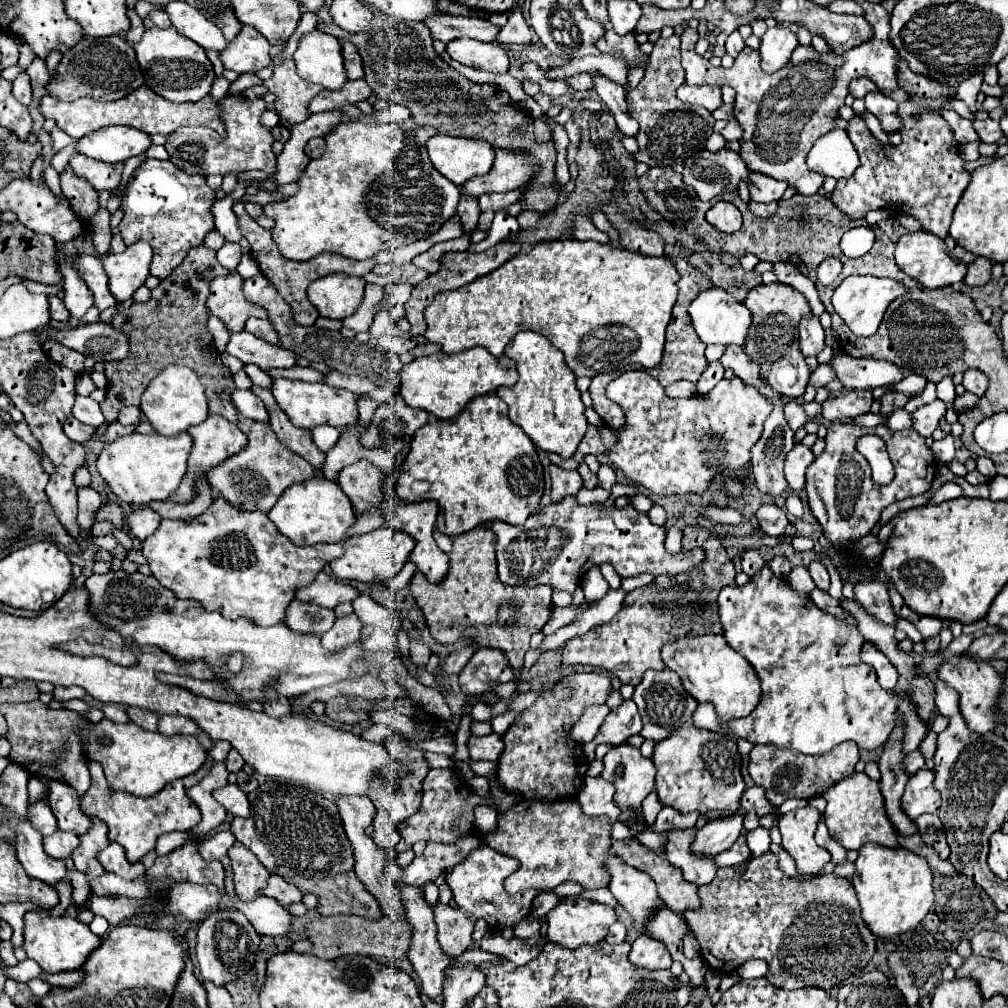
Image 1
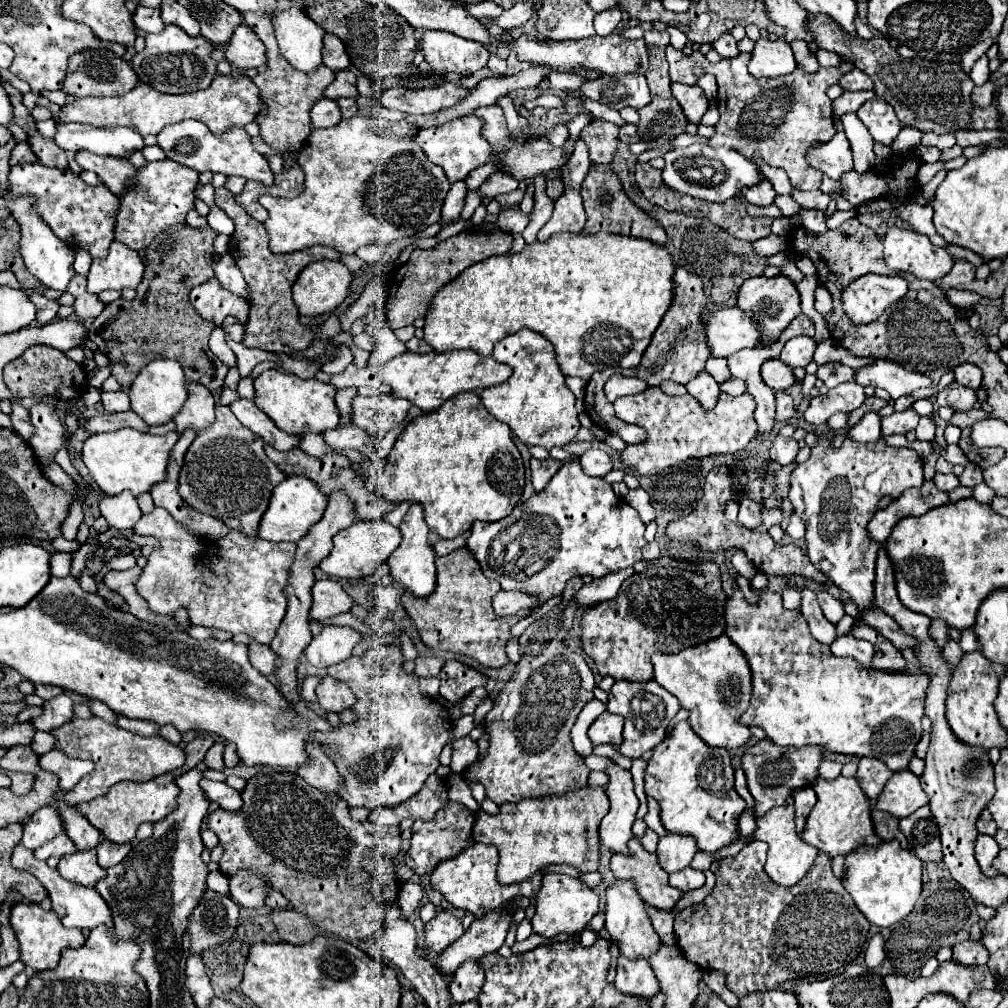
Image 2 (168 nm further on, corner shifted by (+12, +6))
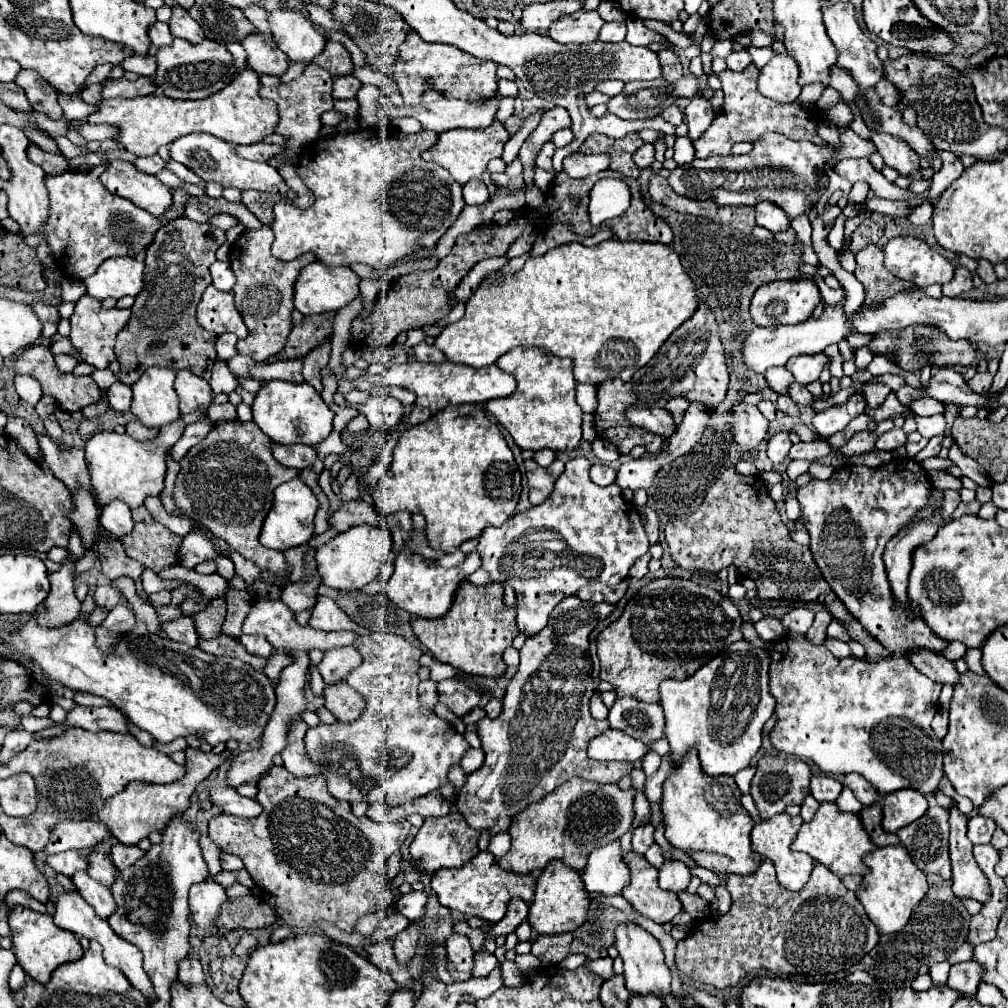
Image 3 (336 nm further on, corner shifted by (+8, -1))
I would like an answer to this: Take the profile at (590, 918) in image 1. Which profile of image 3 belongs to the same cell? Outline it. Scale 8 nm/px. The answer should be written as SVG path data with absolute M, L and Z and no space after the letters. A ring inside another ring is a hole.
M552 861L542 871L542 875L536 879L536 897L530 905L528 923L538 935L558 935L578 929L582 923L586 923L590 913L588 895L584 895L584 887L580 887L580 873L574 869L568 869L562 861Z

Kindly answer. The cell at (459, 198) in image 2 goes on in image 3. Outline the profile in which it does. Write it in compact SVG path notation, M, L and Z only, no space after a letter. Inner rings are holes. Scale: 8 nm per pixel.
M470 179L462 189L464 189L464 201L466 201L466 205L484 203L490 197L482 179Z

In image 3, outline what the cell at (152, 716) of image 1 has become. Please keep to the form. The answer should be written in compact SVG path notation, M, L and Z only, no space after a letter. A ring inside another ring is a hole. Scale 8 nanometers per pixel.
M76 693L74 695L74 701L78 705L84 705L84 707L102 707L102 705L110 705L108 701L104 701L102 697L94 697L90 693Z

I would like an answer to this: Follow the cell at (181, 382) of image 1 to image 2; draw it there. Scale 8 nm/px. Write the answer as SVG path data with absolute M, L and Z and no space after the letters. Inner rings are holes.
M152 360L148 366L140 370L134 384L130 386L130 404L132 412L136 412L146 424L158 426L166 424L174 418L174 414L182 408L186 400L186 386L184 386L184 372L176 360Z

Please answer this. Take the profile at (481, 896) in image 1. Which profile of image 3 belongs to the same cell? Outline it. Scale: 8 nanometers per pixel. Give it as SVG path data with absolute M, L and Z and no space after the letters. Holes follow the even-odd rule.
M480 851L476 859L470 859L464 867L436 871L432 875L432 891L438 895L438 901L452 911L468 917L480 917L488 923L498 923L508 909L508 899L520 897L526 903L534 899L536 879L532 875L512 875L502 871L490 851Z

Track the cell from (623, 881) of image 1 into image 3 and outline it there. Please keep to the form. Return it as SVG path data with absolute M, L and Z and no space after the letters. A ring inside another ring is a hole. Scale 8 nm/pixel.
M620 923L614 929L614 937L616 937L616 949L624 961L624 977L626 977L626 989L630 993L654 993L658 997L662 997L664 993L670 991L670 969L664 963L664 951L658 943L658 939L648 933L646 929L642 929L640 925L634 923Z

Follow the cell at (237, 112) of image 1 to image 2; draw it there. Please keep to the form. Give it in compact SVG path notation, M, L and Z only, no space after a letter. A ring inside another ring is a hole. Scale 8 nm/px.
M184 120L164 128L158 134L158 146L166 152L166 156L174 162L190 166L198 172L220 172L224 176L242 176L246 180L256 180L266 186L274 184L274 174L268 168L268 162L262 154L258 154L250 142L250 136L242 128L232 128L222 136L212 134L202 122L198 120Z

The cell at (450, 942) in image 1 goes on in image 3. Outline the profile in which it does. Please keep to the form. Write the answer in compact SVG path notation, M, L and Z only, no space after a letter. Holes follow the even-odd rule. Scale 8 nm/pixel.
M454 931L454 933L446 939L446 951L448 951L448 961L450 961L458 971L470 973L474 951L472 951L472 947L470 947L466 935L460 935L460 933Z

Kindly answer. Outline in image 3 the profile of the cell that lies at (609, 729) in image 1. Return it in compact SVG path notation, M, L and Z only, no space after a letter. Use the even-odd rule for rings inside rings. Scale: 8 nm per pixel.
M604 731L588 745L590 759L596 761L638 761L646 755L646 745L638 739L624 735L622 731Z

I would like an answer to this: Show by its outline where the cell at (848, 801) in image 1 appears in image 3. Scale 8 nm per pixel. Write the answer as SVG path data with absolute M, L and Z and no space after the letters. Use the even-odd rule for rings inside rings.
M828 801L820 805L820 809L816 811L816 815L810 823L804 823L800 827L798 837L794 839L794 843L790 847L794 851L808 853L814 861L820 861L822 865L826 865L838 877L844 877L844 875L850 875L850 873L866 875L868 867L864 865L862 859L864 859L864 855L868 855L870 851L876 849L876 845L870 843L864 827L860 827L859 815L836 811L836 803L828 803Z

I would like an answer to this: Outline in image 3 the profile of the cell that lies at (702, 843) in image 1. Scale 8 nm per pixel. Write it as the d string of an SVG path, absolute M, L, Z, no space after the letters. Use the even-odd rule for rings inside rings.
M666 859L660 867L660 887L666 891L684 891L690 883L690 869L682 861Z

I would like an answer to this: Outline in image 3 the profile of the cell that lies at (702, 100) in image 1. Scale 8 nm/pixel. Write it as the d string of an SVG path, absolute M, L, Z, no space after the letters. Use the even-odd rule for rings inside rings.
M694 97L684 109L684 115L686 115L686 125L688 125L688 137L692 141L700 139L700 135L710 127L710 123L716 117L710 101L704 97Z

